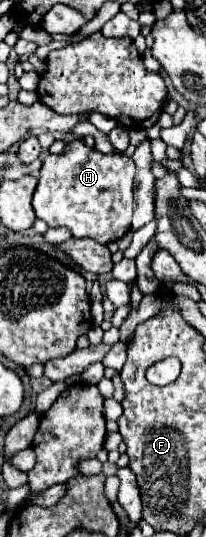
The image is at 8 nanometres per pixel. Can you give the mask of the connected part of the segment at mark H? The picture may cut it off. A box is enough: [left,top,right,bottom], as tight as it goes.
[33,139,133,243]

